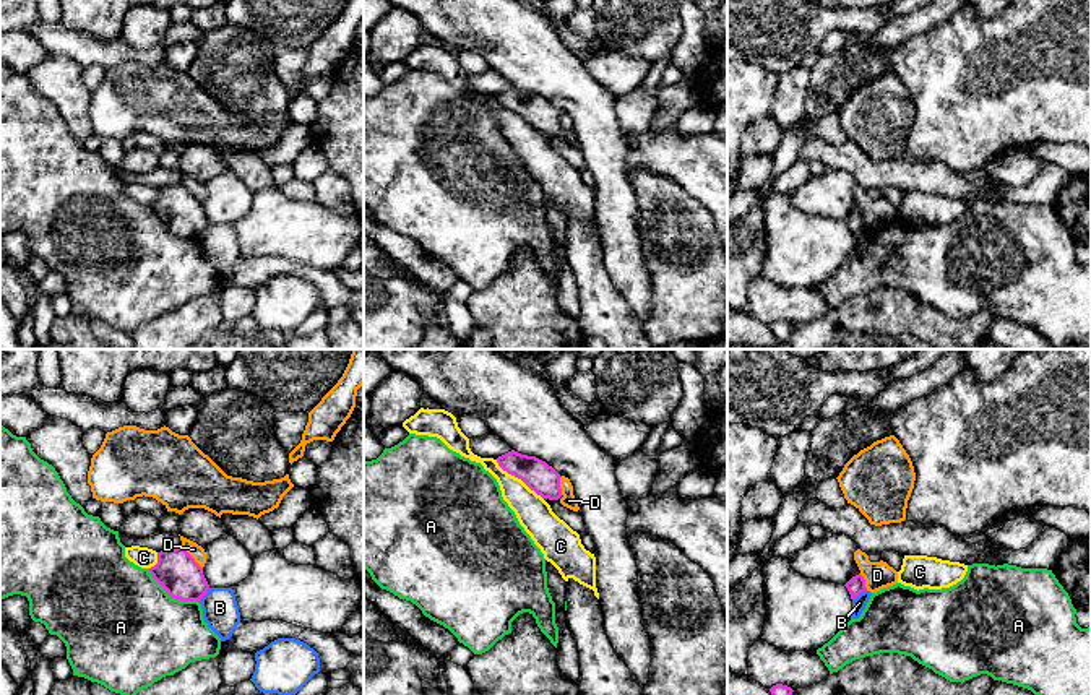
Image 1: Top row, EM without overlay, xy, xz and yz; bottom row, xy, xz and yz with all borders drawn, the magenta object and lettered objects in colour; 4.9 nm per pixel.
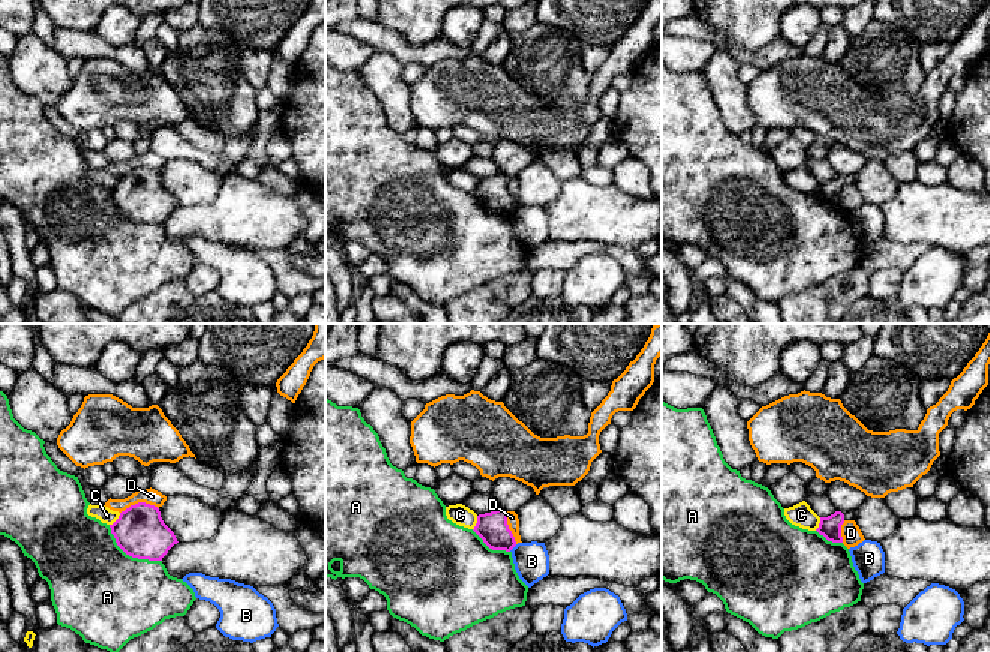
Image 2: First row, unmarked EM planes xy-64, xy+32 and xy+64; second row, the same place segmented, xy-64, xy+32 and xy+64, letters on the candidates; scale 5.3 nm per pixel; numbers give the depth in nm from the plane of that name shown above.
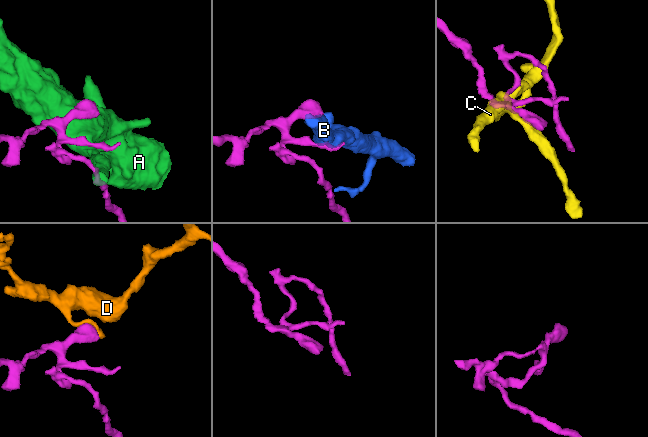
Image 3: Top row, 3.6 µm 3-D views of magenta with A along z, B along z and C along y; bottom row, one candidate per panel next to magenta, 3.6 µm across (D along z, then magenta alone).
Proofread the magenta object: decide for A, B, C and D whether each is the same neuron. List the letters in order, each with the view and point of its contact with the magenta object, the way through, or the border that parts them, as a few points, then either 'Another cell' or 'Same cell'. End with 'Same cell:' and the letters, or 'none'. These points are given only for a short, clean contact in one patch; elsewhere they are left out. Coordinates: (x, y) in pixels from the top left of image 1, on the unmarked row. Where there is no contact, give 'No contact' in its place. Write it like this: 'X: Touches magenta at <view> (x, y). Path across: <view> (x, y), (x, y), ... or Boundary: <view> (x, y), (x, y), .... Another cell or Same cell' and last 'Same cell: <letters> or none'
A: Touches magenta at xy (171, 233). Another cell
B: Touches magenta at xy (205, 229). Another cell
C: Touches magenta at xz (518, 114). Another cell
D: Touches magenta at xy (192, 194). Boundary: xy (181, 184), (202, 205). Another cell
Same cell: none

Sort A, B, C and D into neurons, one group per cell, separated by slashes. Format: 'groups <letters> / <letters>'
groups A / B / C / D

